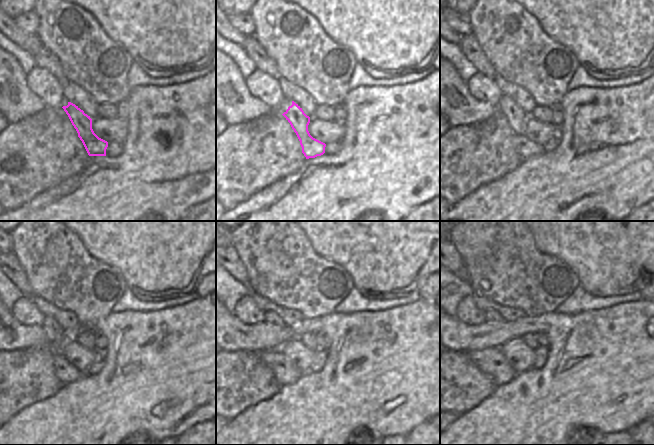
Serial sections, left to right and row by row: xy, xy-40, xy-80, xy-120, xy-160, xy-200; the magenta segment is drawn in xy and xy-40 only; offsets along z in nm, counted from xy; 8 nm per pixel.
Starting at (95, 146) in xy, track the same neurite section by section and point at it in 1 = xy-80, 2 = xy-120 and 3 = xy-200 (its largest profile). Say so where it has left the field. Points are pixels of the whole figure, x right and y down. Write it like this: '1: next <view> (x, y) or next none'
1: next xy-80 (517, 118)
2: next xy-120 (65, 372)
3: next xy-200 (491, 361)

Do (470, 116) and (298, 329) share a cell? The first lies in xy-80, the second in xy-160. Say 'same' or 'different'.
same

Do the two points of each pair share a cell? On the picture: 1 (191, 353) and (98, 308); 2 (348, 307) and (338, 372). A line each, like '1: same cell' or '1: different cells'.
1: different cells
2: different cells

